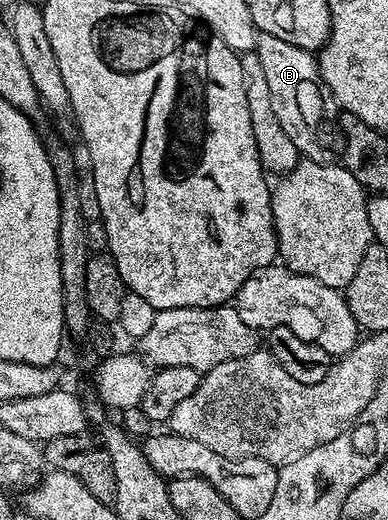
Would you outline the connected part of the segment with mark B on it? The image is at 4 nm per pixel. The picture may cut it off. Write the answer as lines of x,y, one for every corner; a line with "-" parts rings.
258,32
255,51
259,55
259,63
267,79
267,88
271,90
275,116
279,118
283,131
287,131
287,139
295,143
302,158
332,162
333,153
321,142
320,137
321,124
325,121
327,90
314,54
303,47
295,47
295,43
287,43
284,39
275,39
275,35
262,32

